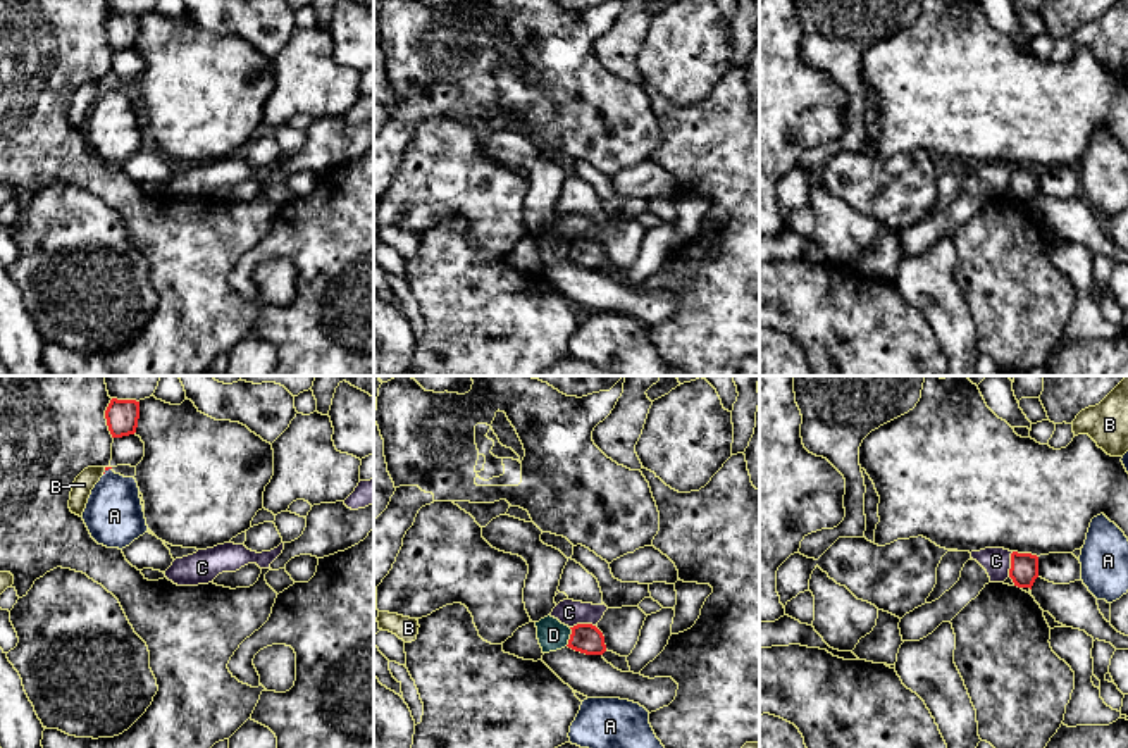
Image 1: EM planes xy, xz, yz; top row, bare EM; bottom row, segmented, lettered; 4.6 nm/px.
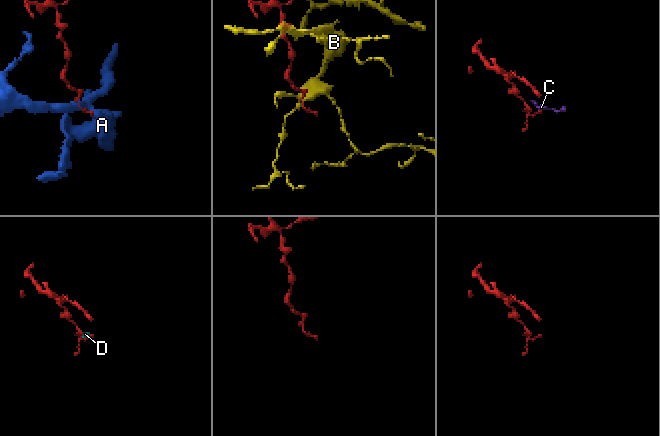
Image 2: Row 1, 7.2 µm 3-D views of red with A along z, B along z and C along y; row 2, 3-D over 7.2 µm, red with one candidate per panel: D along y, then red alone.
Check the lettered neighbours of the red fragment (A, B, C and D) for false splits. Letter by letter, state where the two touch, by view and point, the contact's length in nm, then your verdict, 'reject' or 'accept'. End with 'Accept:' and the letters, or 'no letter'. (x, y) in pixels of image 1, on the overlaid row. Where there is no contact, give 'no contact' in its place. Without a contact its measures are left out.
A: meets red in xy at (107, 469); contact 50 nm long; reject
B: meets red in xy at (104, 473); contact 40 nm long; reject
C: meets red in xz at (582, 624); contact 120 nm long; reject
D: meets red in xz at (570, 636); contact 90 nm long; reject
Accept: no letter

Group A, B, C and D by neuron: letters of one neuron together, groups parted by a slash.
A / B / C / D

